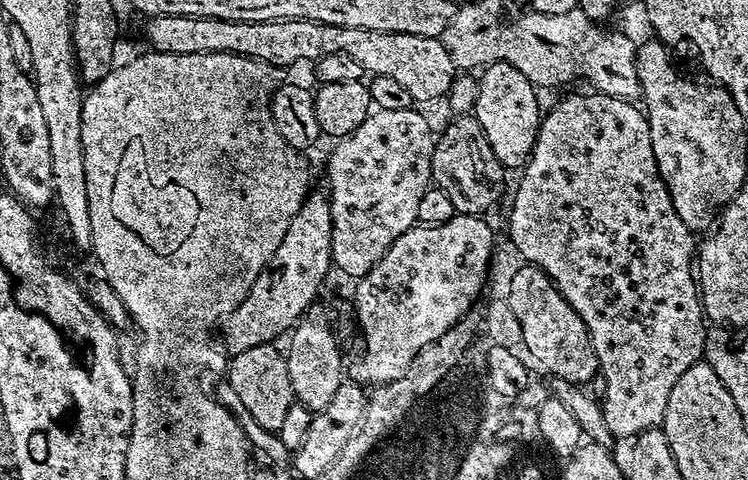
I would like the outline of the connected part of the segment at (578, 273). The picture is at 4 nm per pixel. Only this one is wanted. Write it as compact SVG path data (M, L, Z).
M595 90L589 93L589 96L564 96L549 112L547 109L543 113L532 156L519 173L520 181L517 182L516 193L512 196L512 209L508 212L508 236L512 239L513 246L520 251L519 259L529 264L537 264L554 282L562 298L570 302L578 318L582 318L588 336L592 339L592 349L602 380L604 376L602 407L606 426L613 437L634 438L646 428L663 425L666 402L670 398L670 390L674 390L674 382L678 382L678 378L690 366L701 363L704 354L706 317L698 295L698 284L694 279L693 229L678 218L678 210L674 210L674 202L670 198L668 188L656 171L647 115L639 107L636 109L637 105L631 100L622 100L619 96L604 96Z

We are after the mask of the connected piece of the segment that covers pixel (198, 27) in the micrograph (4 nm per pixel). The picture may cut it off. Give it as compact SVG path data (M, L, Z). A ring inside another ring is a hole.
M162 14L149 16L144 22L144 36L158 52L234 52L249 56L252 60L261 60L277 69L288 68L299 60L315 62L326 54L350 54L354 62L364 67L365 73L395 78L410 94L413 102L436 100L446 95L452 86L452 79L458 75L457 66L446 46L434 36L343 28L314 20L238 22Z

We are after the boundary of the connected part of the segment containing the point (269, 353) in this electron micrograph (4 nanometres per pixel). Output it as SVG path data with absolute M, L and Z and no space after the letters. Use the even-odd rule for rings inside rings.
M275 343L250 346L250 350L242 350L231 357L228 364L226 381L234 388L239 399L250 410L252 418L268 432L279 433L286 412L294 402L288 362L283 351L276 349Z

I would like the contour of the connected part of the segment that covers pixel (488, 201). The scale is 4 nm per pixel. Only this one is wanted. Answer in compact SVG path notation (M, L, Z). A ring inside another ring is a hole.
M475 115L460 116L452 120L444 128L444 133L436 136L436 145L432 155L432 184L446 190L450 194L450 202L454 202L457 213L466 216L479 216L487 213L487 208L492 208L500 200L504 192L504 175L506 169L498 162L494 150L490 150L490 142L486 142L486 134L477 122Z

